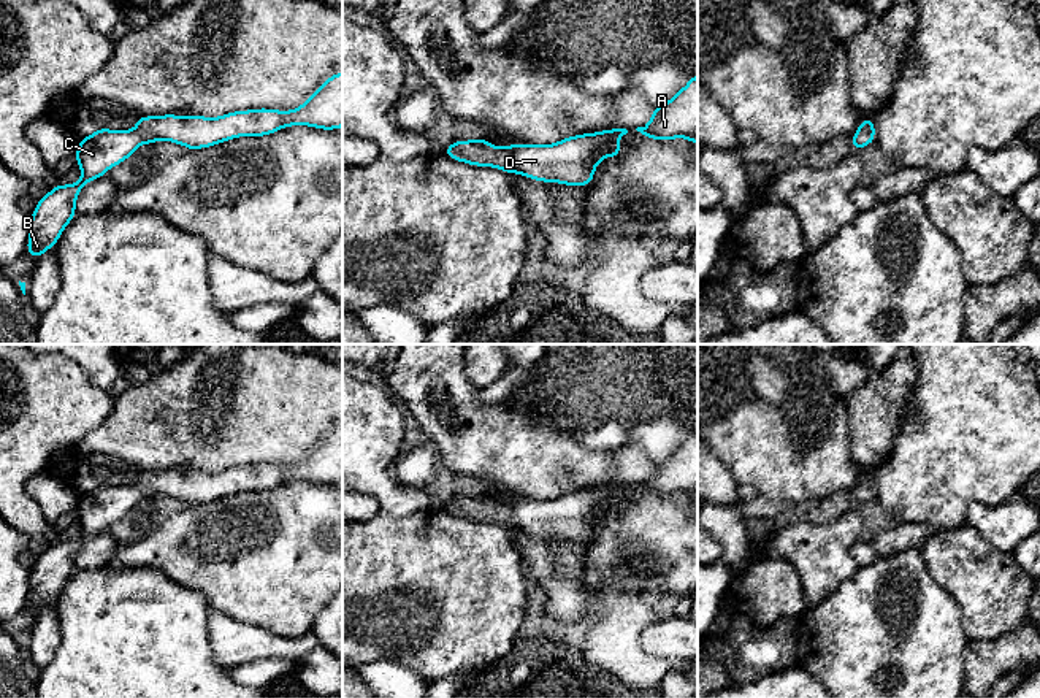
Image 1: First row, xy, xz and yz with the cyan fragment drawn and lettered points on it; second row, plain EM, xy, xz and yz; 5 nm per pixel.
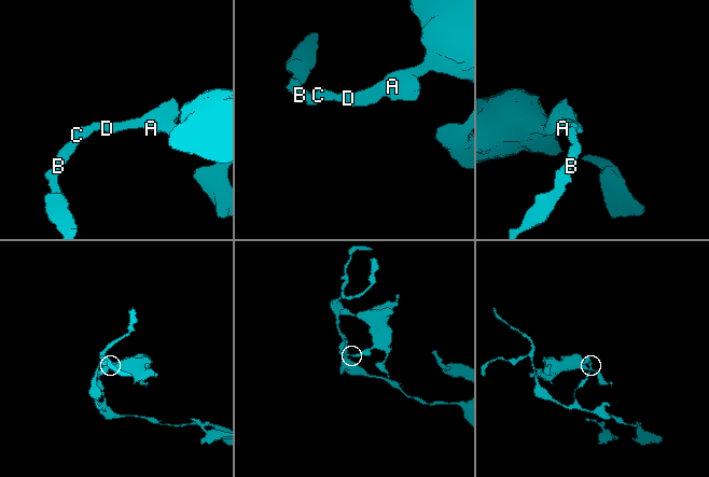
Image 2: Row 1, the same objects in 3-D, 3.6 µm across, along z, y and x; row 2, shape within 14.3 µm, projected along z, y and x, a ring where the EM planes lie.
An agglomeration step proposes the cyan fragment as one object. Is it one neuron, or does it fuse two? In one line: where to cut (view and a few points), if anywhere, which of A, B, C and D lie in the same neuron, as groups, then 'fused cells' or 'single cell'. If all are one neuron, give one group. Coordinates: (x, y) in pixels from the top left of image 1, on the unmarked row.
no cut; A B C D; single cell

